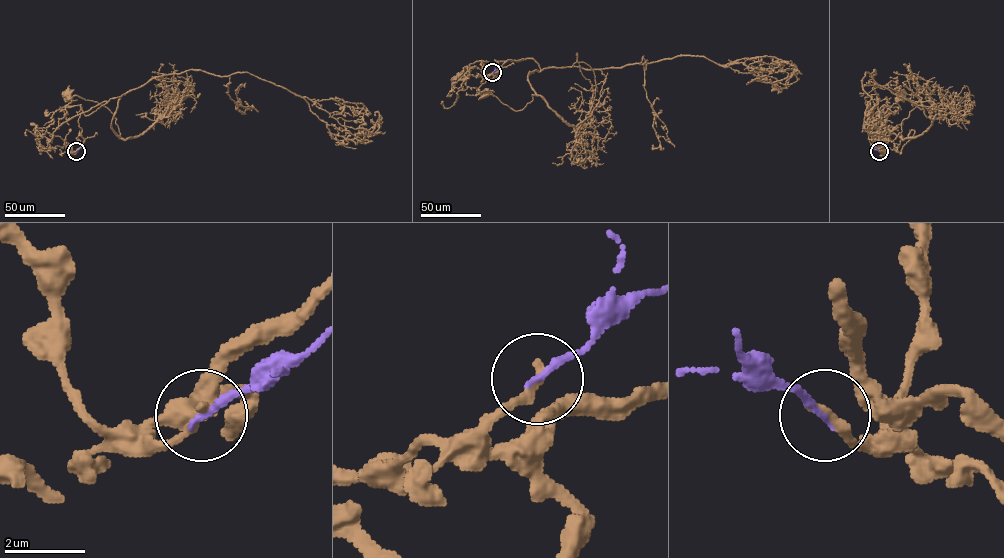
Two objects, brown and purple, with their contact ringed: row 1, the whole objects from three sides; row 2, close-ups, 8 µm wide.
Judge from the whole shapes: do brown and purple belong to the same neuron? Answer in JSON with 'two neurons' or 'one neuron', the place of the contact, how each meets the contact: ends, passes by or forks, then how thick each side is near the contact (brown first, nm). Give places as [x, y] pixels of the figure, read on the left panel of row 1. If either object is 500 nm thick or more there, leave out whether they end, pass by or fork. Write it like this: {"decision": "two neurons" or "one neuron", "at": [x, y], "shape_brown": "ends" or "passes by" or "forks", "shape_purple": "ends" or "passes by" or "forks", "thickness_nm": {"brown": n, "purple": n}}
{"decision": "two neurons", "at": [76, 151], "shape_brown": "ends", "shape_purple": "ends", "thickness_nm": {"brown": 240, "purple": 190}}

